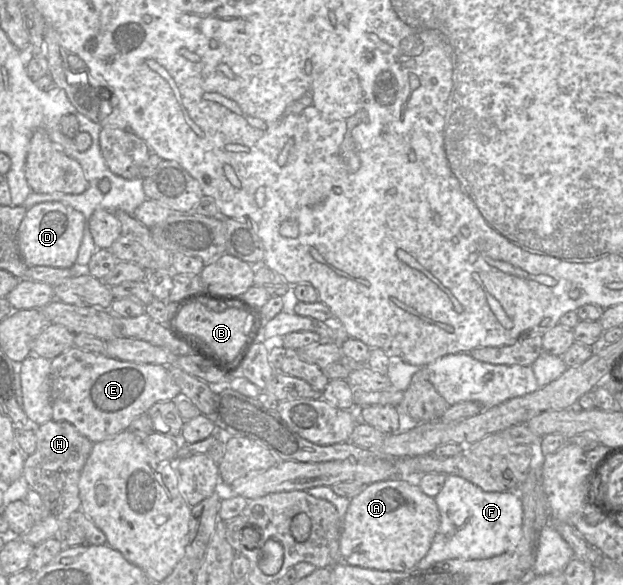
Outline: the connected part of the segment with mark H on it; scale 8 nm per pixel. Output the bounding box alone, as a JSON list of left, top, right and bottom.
[18,421,94,546]

